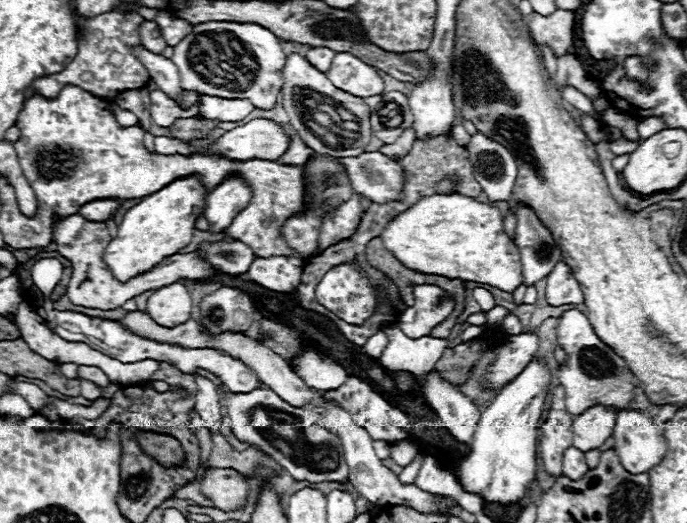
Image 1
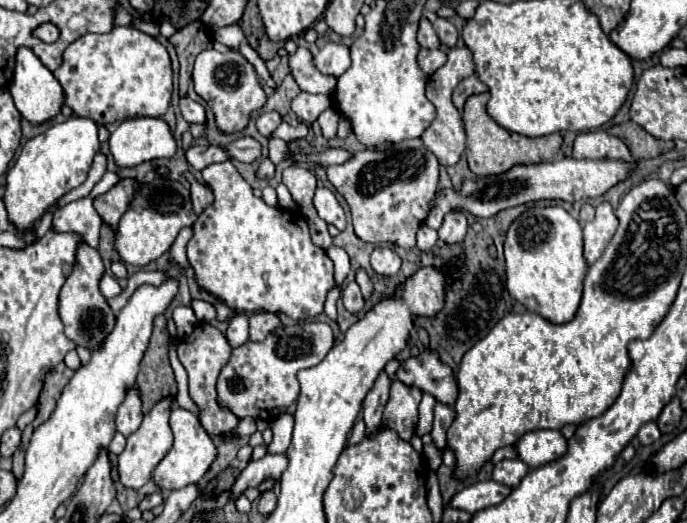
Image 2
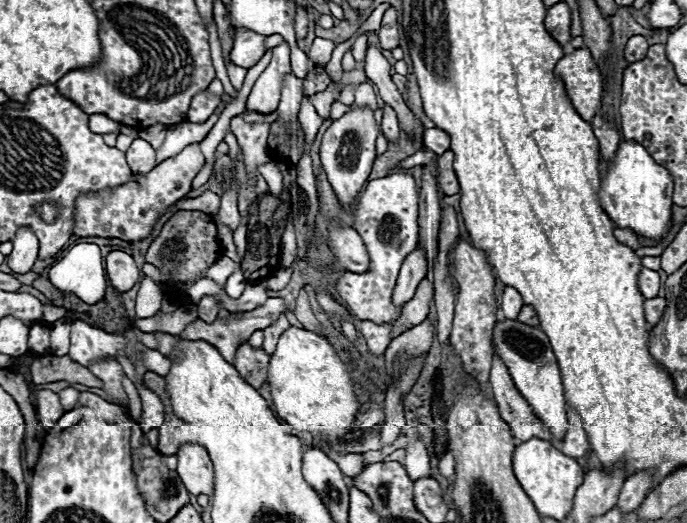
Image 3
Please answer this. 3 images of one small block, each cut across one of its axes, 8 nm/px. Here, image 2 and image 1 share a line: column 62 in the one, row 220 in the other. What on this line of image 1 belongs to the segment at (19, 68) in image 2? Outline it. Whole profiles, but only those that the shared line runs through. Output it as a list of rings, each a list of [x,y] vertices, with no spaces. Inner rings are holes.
[[[104,198],[104,200],[86,202],[84,206],[80,206],[80,214],[86,220],[92,220],[92,222],[104,222],[108,216],[116,214],[118,208],[120,208],[120,200],[116,200],[116,198]]]

